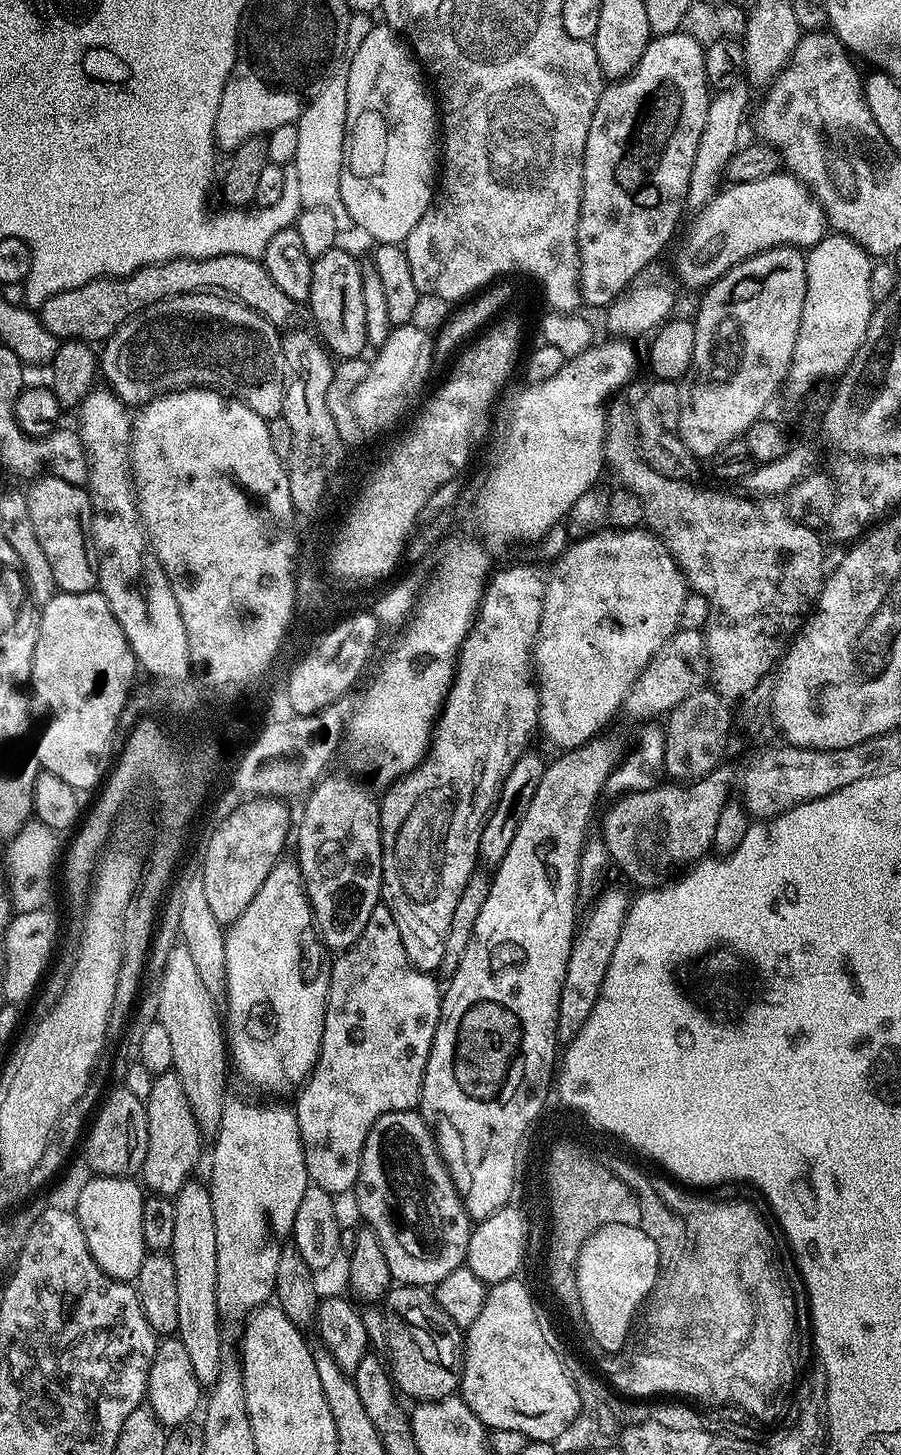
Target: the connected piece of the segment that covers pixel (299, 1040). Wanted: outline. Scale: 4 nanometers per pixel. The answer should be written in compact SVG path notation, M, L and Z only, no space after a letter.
M281 858L270 874L266 874L262 890L254 894L254 902L250 902L250 906L246 906L238 919L226 928L226 1042L230 1058L235 1071L237 1068L246 1079L274 1092L303 1085L320 1053L328 978L324 974L313 980L304 977L304 935L312 927L312 908L308 904L308 895L304 893L299 863L292 858Z

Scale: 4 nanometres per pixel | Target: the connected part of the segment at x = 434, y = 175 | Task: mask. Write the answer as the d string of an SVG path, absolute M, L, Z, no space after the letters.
M377 23L366 34L362 46L358 46L358 54L354 54L347 61L346 75L348 77L348 109L346 110L346 134L344 135L344 162L345 167L340 175L340 189L342 190L342 202L346 202L346 210L350 214L353 225L361 228L368 236L373 236L376 244L403 245L404 239L418 226L422 214L432 204L434 189L438 184L438 104L433 93L424 89L425 73L420 67L420 61L416 59L411 48L408 47L403 36L388 27L387 23Z

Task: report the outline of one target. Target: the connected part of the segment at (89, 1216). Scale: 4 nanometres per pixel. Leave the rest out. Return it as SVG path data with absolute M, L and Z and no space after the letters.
M93 1175L80 1188L74 1211L82 1226L86 1246L94 1262L115 1280L135 1281L146 1255L142 1238L142 1210L146 1192L135 1179L125 1176Z

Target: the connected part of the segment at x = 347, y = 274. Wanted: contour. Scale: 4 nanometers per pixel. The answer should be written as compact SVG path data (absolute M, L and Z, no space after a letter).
M343 246L326 250L326 254L312 261L312 281L307 307L312 307L319 339L333 357L349 360L364 356L368 347L366 338L366 309L362 302L362 264L359 264Z

